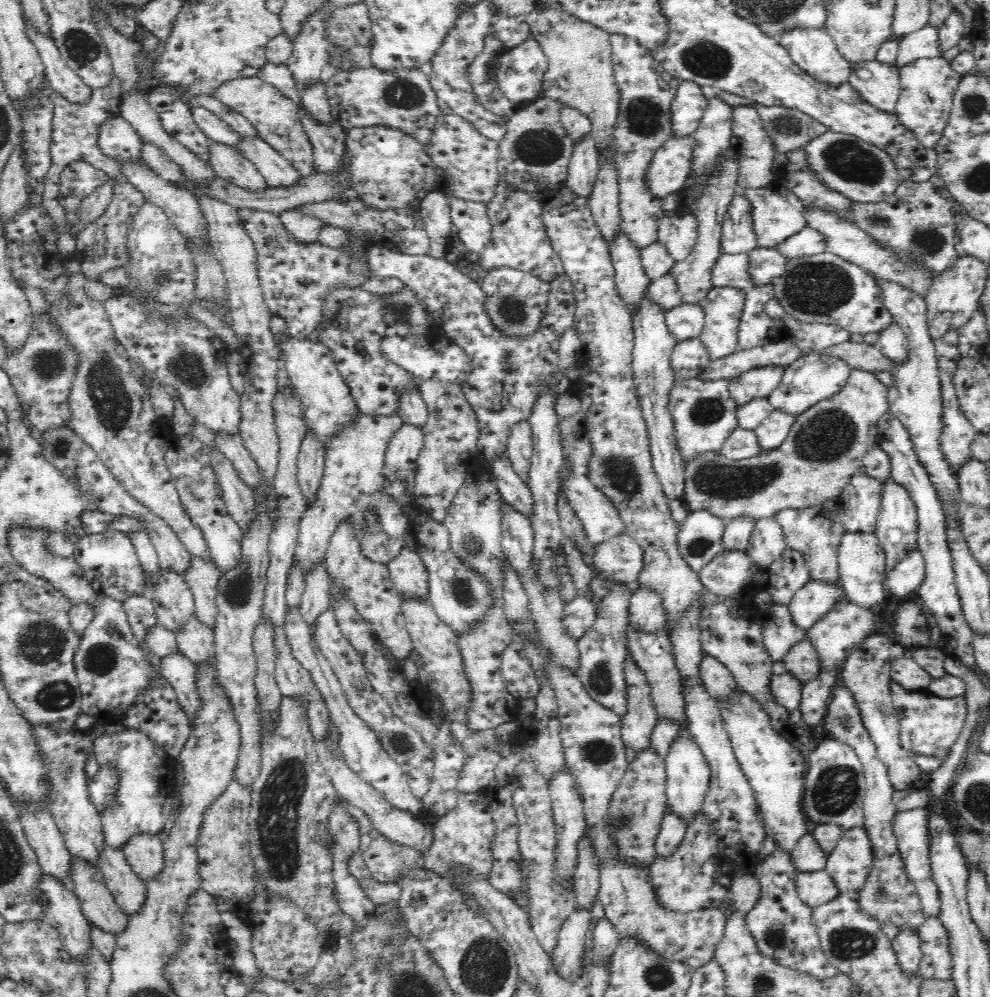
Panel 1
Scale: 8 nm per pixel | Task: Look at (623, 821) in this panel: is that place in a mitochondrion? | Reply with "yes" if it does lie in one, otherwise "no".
yes

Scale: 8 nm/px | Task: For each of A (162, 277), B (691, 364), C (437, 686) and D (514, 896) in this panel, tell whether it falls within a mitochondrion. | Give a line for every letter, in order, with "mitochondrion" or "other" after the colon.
A: mitochondrion
B: other
C: other
D: other

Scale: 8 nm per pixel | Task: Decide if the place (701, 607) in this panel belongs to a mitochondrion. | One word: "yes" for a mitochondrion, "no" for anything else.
no

